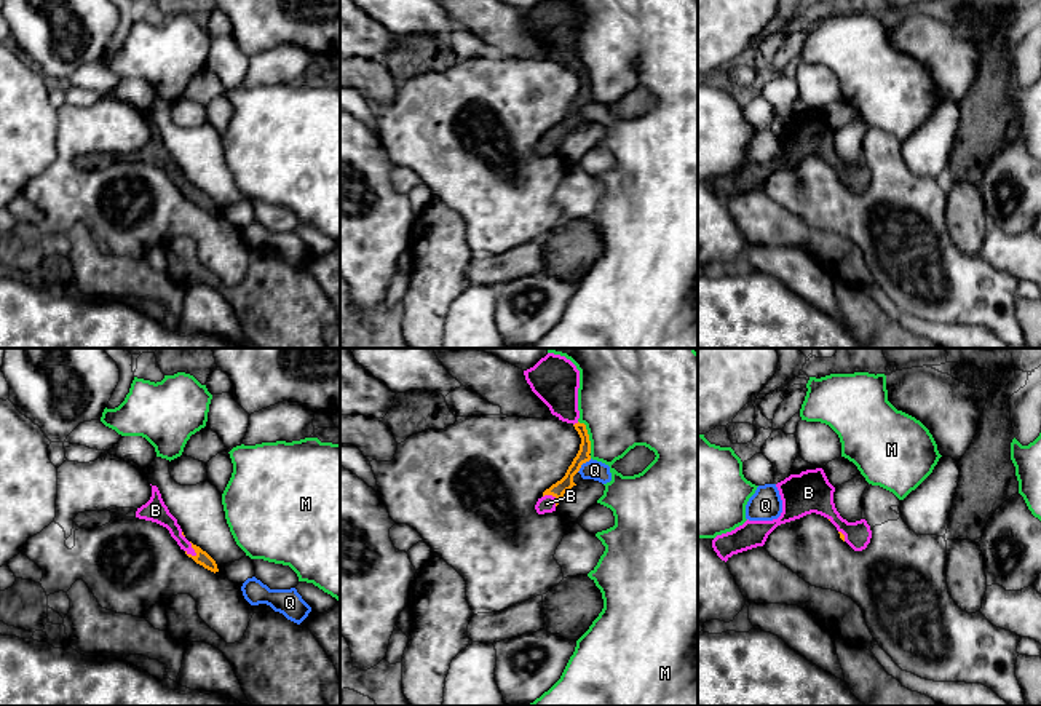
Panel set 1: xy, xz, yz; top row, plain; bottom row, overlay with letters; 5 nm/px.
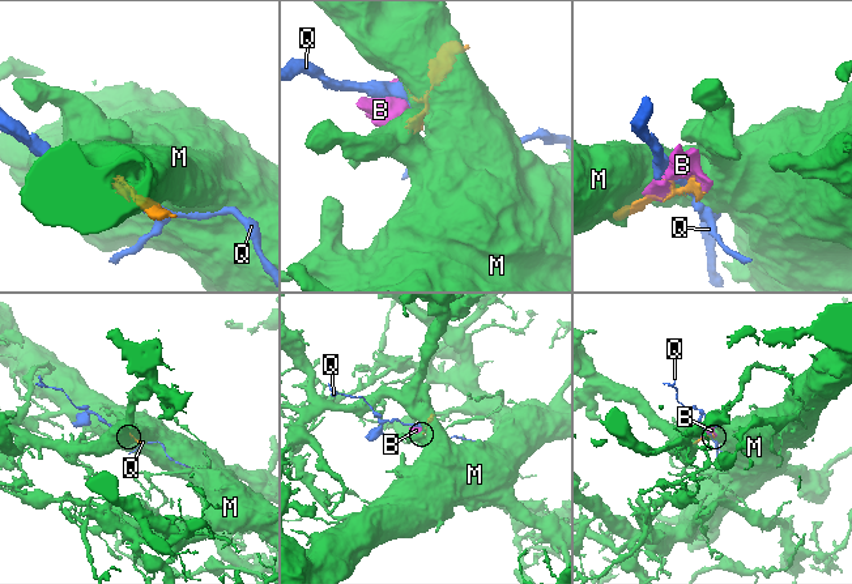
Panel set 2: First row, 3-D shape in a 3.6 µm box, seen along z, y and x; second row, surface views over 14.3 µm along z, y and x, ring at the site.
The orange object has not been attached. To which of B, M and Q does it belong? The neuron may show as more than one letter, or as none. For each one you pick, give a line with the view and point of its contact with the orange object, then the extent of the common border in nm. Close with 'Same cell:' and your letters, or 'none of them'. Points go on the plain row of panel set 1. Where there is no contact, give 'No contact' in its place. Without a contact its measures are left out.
B: Touches orange at xy (193, 190). Shared border 90 nm
Same cell: B

